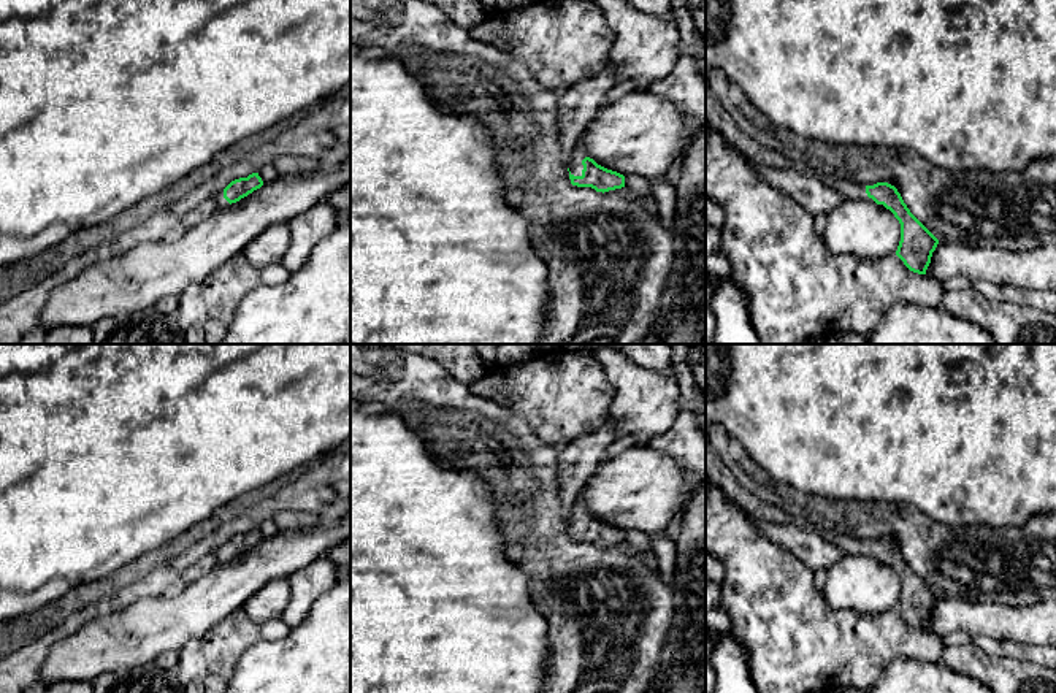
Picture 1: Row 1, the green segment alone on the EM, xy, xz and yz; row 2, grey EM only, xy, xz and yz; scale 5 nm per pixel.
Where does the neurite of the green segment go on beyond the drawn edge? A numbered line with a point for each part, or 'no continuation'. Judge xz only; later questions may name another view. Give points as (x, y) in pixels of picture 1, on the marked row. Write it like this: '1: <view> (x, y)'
1: xz (576, 167)

